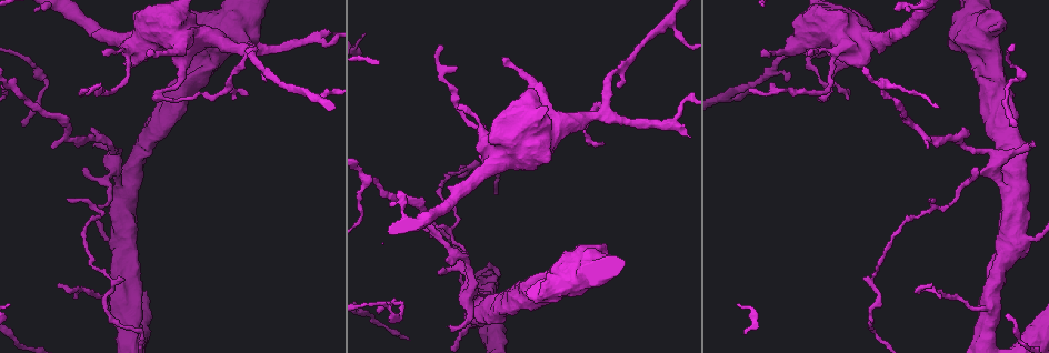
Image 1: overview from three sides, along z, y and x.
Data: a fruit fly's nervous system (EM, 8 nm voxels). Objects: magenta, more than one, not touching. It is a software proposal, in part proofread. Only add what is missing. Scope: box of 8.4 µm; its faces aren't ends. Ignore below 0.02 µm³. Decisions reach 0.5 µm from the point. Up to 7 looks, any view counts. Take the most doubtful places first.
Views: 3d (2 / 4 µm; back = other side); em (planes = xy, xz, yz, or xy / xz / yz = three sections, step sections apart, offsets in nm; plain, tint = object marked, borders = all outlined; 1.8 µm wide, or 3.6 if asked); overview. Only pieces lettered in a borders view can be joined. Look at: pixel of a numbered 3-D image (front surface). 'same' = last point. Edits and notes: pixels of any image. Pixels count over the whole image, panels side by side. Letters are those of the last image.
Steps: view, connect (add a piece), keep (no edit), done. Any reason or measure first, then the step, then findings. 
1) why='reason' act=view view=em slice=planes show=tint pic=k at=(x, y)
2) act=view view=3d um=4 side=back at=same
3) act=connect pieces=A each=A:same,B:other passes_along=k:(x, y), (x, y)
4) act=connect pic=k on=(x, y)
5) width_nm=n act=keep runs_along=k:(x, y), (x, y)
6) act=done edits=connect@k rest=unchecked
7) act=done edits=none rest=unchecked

why='three-way junction' act=view view=3d um=4 pic=1 at=(120, 148)

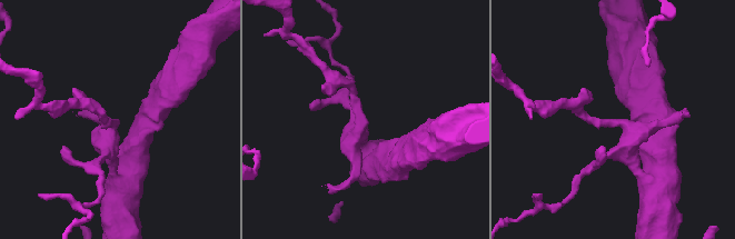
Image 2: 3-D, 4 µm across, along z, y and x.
act=view view=em slice=planes show=borders pic=2 at=(112, 122)

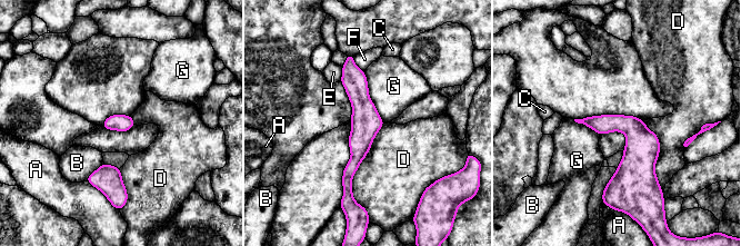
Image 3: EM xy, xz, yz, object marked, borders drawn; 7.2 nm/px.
width_nm=130 act=keep each=A:other,B:other,C:other,D:other,E:other,F:other,G:other runs_along=3:(350, 60), (360, 143), (348, 187) found='no lettered piece goes on from it'

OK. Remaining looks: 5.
why='thin end' act=view view=em slice=planes show=borders pic=1 at=(85, 88)

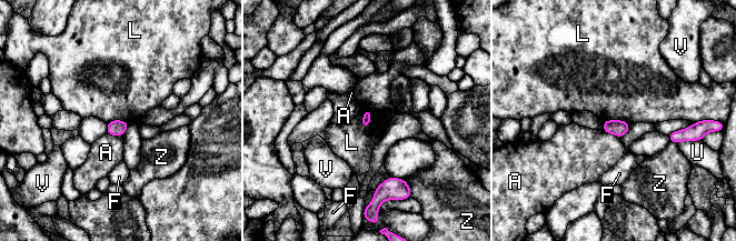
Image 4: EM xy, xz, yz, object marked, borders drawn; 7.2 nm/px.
width_nm=70 act=keep each=A:other,F:other,L:other,U:other,V:other,Z:other found='no lettered piece goes on from it'

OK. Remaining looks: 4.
why='free end' act=view view=3d um=4 pic=1 at=(762, 55)

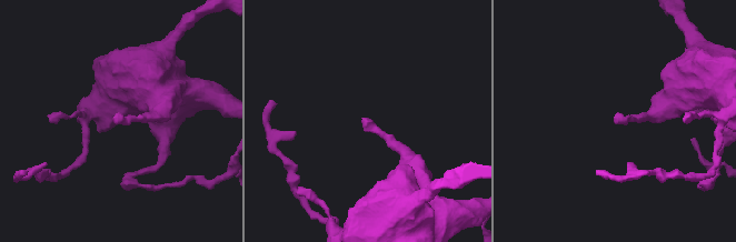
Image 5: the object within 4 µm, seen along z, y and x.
why='now the EM' act=view view=em slice=planes show=borders pic=5 at=(616, 120)

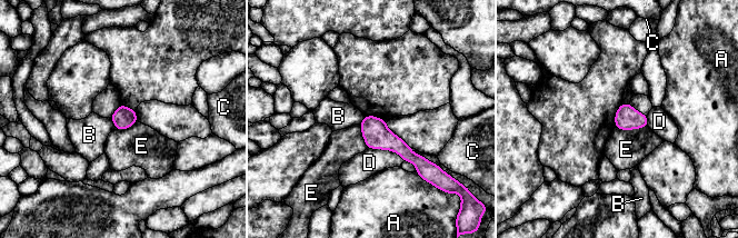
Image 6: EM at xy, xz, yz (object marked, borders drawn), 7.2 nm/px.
longest_contact=D:280nm act=keep each=A:other,B:other,C:other,D:other,E:other border=6:(647, 125), (631, 129), (616, 128) found='no lettered piece goes on from it'

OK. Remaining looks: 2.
act=done edits=none rest=unchecked

